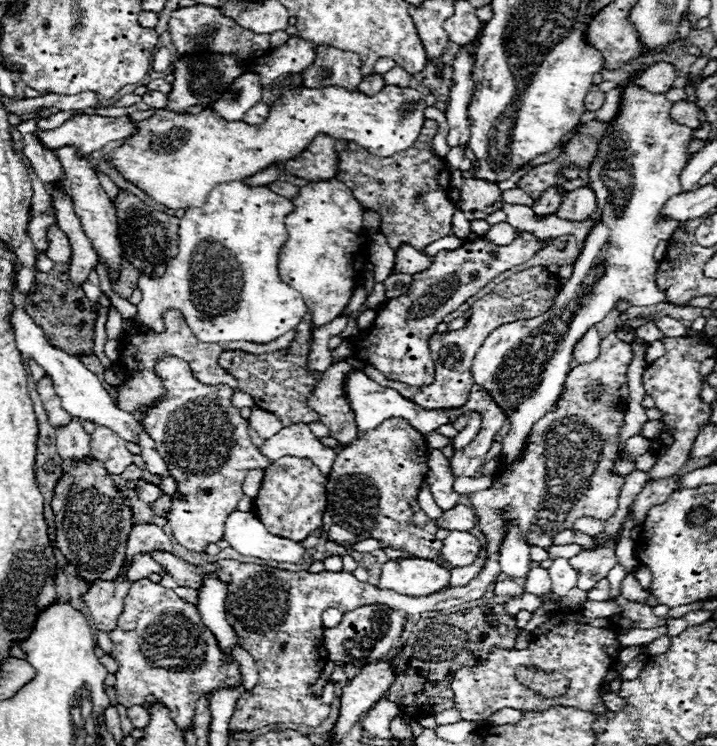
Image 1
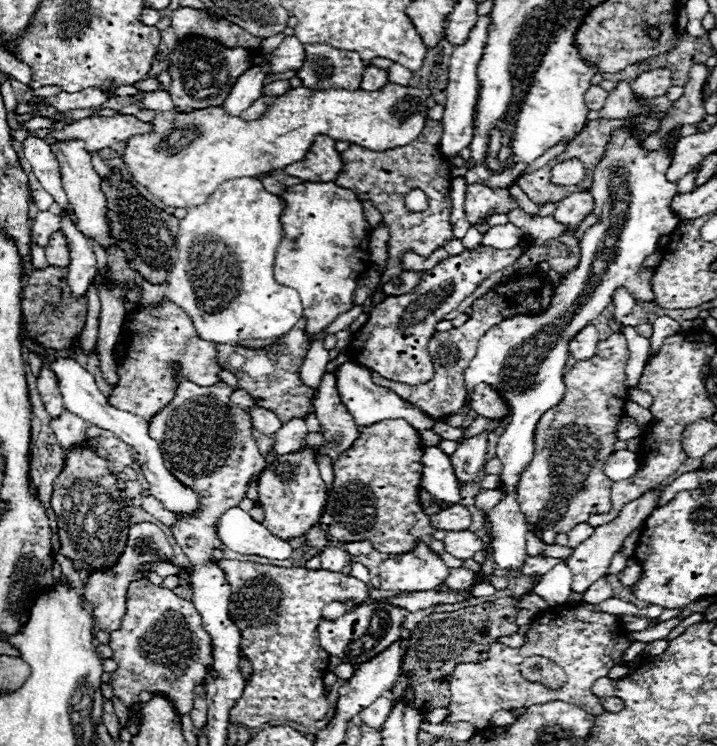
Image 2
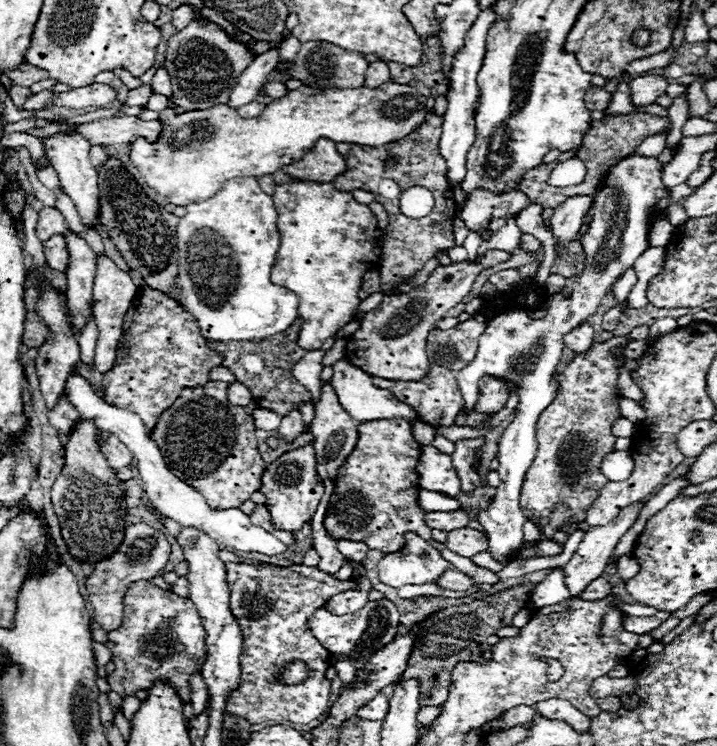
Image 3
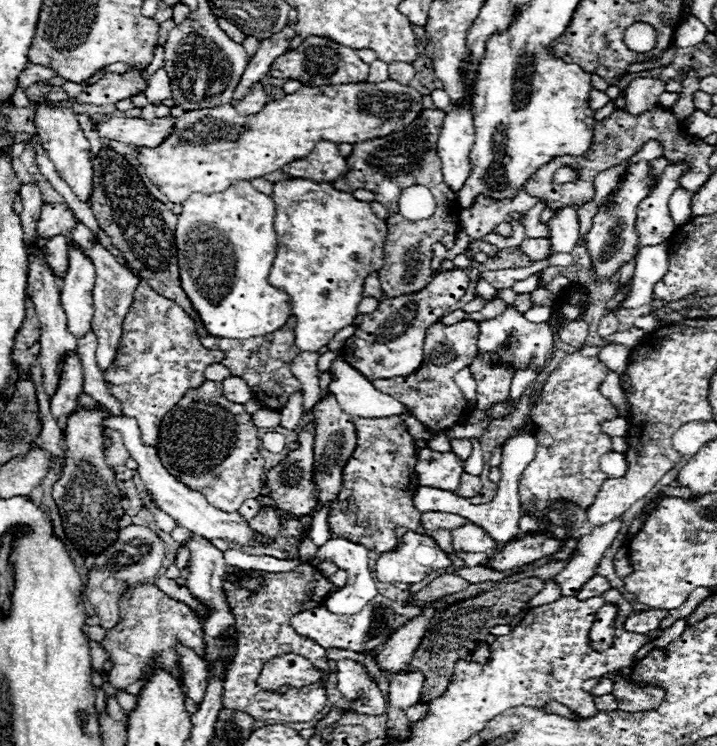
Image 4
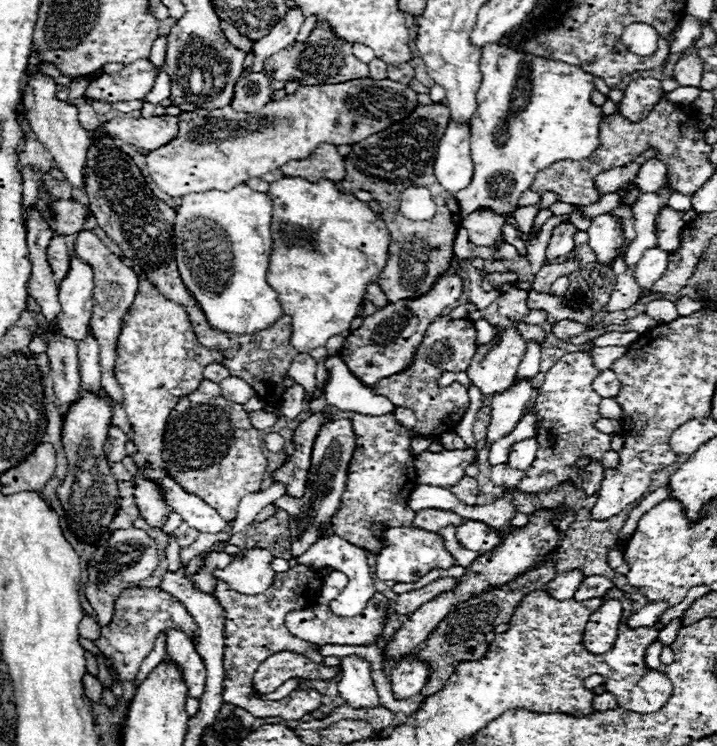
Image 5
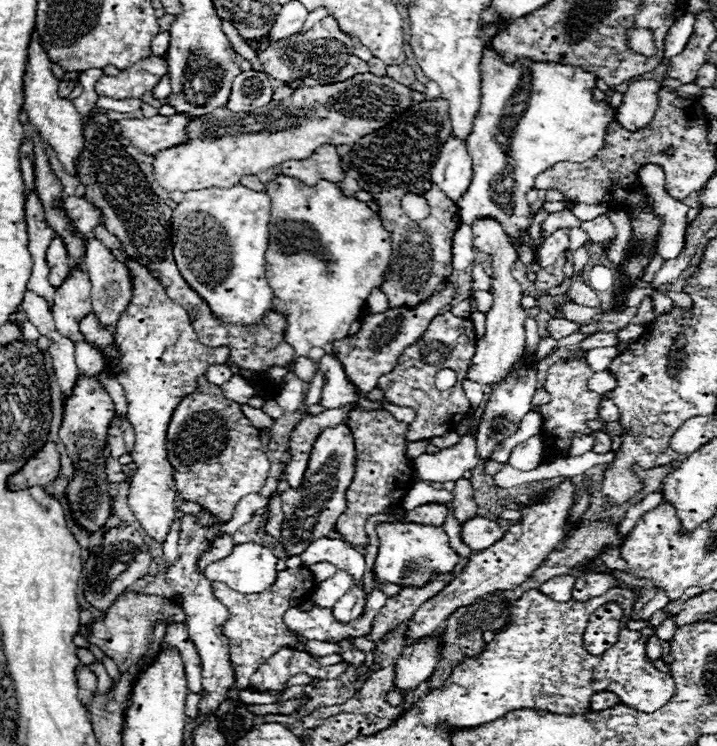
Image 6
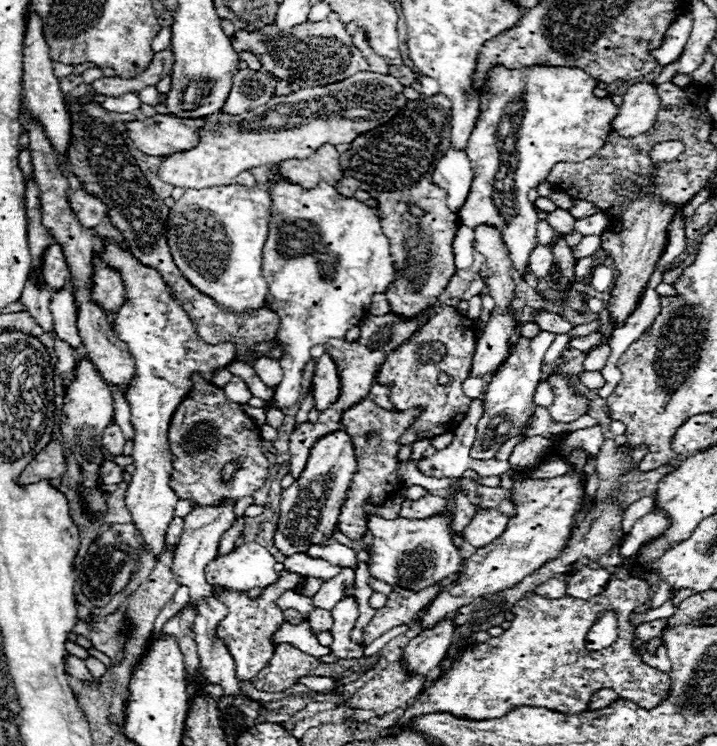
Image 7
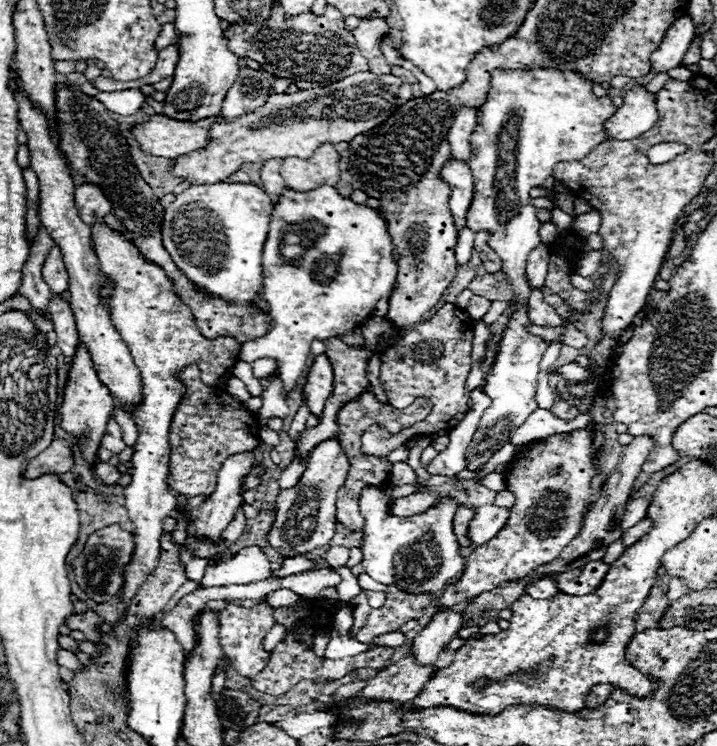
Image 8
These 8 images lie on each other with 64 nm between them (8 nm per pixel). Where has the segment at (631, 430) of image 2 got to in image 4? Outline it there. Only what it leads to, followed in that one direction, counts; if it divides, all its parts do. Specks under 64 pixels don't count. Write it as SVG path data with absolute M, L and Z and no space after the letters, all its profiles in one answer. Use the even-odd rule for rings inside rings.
M622 416L602 423L602 430L604 430L608 436L612 436L612 438L614 438L614 436L626 436L626 434L628 434L628 427L628 419Z

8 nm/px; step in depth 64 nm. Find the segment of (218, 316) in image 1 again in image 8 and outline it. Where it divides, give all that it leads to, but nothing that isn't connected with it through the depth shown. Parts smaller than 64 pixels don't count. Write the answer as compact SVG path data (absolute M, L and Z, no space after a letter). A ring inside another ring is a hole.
M254 184L190 186L166 208L162 242L190 282L234 304L254 302L262 292L262 248L268 236L272 200Z

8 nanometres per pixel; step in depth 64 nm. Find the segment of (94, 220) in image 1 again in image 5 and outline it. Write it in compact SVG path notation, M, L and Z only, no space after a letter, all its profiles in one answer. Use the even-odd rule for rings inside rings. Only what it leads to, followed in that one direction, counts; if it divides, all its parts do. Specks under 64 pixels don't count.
M32 74L26 80L26 86L22 90L22 100L24 100L24 110L28 114L28 122L32 126L32 132L36 134L36 138L44 144L44 148L52 154L54 164L60 168L60 172L66 176L66 180L74 186L74 188L84 188L86 182L86 160L88 160L88 134L86 130L80 126L78 122L78 110L76 106L58 100L56 94L56 82L50 76L42 76L42 74Z

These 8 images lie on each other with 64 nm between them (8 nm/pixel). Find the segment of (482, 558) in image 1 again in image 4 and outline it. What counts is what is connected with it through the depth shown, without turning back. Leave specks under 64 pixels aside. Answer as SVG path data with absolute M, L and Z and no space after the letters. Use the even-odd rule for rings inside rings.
M442 574L442 576L434 578L430 582L430 586L422 588L420 592L416 592L416 604L422 604L426 600L434 600L434 598L440 598L440 596L448 596L448 594L462 592L468 586L470 586L470 582L466 582L458 574Z

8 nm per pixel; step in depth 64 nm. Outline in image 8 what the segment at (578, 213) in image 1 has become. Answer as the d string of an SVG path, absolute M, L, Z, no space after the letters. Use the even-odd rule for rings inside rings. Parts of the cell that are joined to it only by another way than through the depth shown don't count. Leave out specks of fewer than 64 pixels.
M544 244L534 248L534 252L530 252L526 264L526 276L532 288L540 288L544 284L548 274L548 260L550 260L550 248Z

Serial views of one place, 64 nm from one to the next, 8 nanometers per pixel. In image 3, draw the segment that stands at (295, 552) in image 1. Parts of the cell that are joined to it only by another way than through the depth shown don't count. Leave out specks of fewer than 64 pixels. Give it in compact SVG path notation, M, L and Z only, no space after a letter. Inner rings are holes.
M68 374L66 384L64 384L64 392L68 396L68 400L72 402L72 406L78 410L78 414L84 420L94 420L94 424L100 430L112 432L116 434L134 454L136 466L138 466L138 476L144 484L144 492L146 498L166 516L170 516L172 520L178 520L182 526L194 526L194 528L202 528L206 534L214 536L214 540L218 540L220 544L224 544L226 548L232 548L236 552L260 552L266 556L278 556L284 554L288 550L288 546L284 542L280 542L276 536L272 536L268 530L264 530L262 526L254 526L250 522L250 518L240 510L240 508L230 508L230 510L210 510L204 496L190 488L188 484L184 484L182 480L178 480L164 464L164 458L160 454L160 448L156 446L156 442L146 434L144 422L142 418L134 416L134 412L126 412L122 408L110 406L106 404L92 388L92 384L82 376L82 374Z

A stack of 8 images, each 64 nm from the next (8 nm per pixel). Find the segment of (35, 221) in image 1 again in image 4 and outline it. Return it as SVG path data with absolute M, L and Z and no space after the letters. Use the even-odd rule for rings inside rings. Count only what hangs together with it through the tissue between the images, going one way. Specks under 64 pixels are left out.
M44 204L38 222L38 236L52 238L58 234L68 234L74 224L76 216L66 204Z

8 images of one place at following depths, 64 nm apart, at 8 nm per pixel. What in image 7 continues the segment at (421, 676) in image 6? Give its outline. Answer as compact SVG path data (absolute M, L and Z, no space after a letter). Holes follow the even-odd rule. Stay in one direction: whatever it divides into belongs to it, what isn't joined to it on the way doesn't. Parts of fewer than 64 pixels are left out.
M442 620L430 630L420 632L416 638L408 642L402 654L402 662L410 674L426 676L434 666L442 662L442 656L452 644L454 624L452 620Z

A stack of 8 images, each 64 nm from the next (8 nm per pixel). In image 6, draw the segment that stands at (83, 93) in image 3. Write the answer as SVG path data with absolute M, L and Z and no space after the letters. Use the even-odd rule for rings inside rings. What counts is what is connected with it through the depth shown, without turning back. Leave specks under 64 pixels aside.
M150 56L140 60L128 70L122 70L118 76L102 76L94 84L94 92L98 96L122 100L122 98L142 98L144 92L150 92L158 80L168 74L166 56L156 58Z

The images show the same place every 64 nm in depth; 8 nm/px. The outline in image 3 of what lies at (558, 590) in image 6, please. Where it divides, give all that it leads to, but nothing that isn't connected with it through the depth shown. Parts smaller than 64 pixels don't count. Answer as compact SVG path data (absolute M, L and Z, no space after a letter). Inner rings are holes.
M640 502L626 506L610 524L606 524L606 526L594 526L594 528L584 536L584 540L580 542L580 546L578 546L578 550L574 552L572 560L564 566L564 572L566 572L566 588L570 590L572 596L580 596L580 594L584 592L584 588L590 584L590 580L596 580L596 578L602 576L602 572L606 570L606 564L608 564L608 560L610 560L612 550L616 548L616 544L620 542L620 538L628 532L628 528L636 522L636 518L638 518L642 506L644 506L644 504L640 504Z

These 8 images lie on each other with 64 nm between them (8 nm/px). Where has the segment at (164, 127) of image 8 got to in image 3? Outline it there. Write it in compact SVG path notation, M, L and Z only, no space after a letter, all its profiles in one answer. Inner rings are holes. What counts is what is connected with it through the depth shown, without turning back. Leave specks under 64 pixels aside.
M112 116L100 118L94 122L84 122L74 126L74 132L82 134L90 144L110 146L110 144L128 144L136 136L144 136L146 140L154 142L162 130L158 120L144 122L136 116Z

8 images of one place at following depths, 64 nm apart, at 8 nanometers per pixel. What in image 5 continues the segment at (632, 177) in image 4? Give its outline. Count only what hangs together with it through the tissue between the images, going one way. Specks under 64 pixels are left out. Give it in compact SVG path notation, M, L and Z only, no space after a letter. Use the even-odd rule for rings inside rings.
M628 182L628 184L624 184L624 186L618 190L620 200L622 200L624 204L630 204L630 206L640 198L640 194L642 194L642 190L640 190L634 182ZM602 214L592 220L588 228L588 246L594 250L596 260L604 266L610 266L618 256L618 248L624 244L622 220L612 214Z

